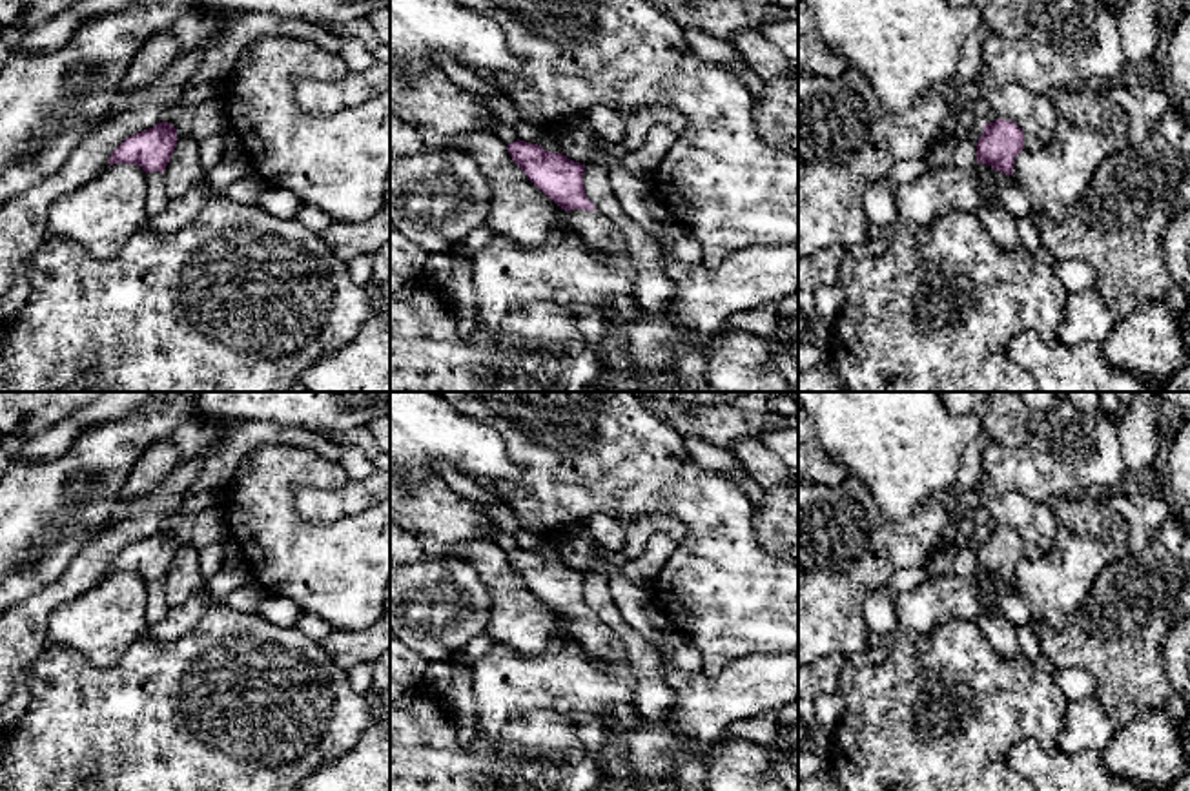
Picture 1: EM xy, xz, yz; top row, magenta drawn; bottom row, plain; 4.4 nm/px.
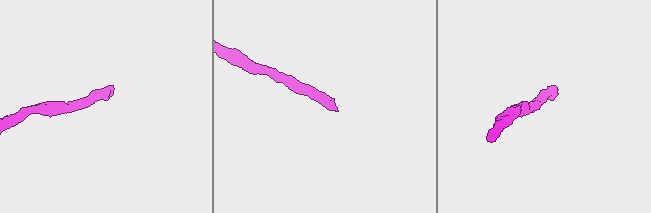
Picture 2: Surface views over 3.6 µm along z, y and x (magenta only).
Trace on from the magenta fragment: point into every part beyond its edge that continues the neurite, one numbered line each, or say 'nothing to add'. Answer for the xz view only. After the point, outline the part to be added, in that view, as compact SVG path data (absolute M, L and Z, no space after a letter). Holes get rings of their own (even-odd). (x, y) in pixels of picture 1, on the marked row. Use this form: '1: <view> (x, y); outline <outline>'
1: xz (598, 232); outline M570 210L567 211L567 219L592 250L627 255L621 231L601 211Z

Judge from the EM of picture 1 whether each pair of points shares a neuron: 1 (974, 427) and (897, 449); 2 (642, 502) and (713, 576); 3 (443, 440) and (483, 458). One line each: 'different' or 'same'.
1: same
2: same
3: same

